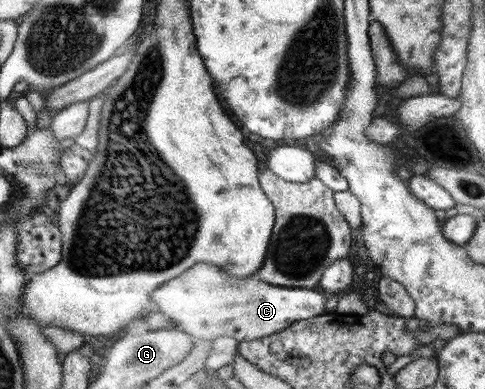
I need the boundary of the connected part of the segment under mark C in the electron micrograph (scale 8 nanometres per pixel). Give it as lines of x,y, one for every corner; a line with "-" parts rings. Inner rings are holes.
209,263
194,264
177,278
160,284
150,297
157,310
172,318
180,331
203,340
221,336
230,336
239,343
255,340
281,332
291,322
329,312
325,309
327,295
318,288
275,286
259,280
256,275
240,279

